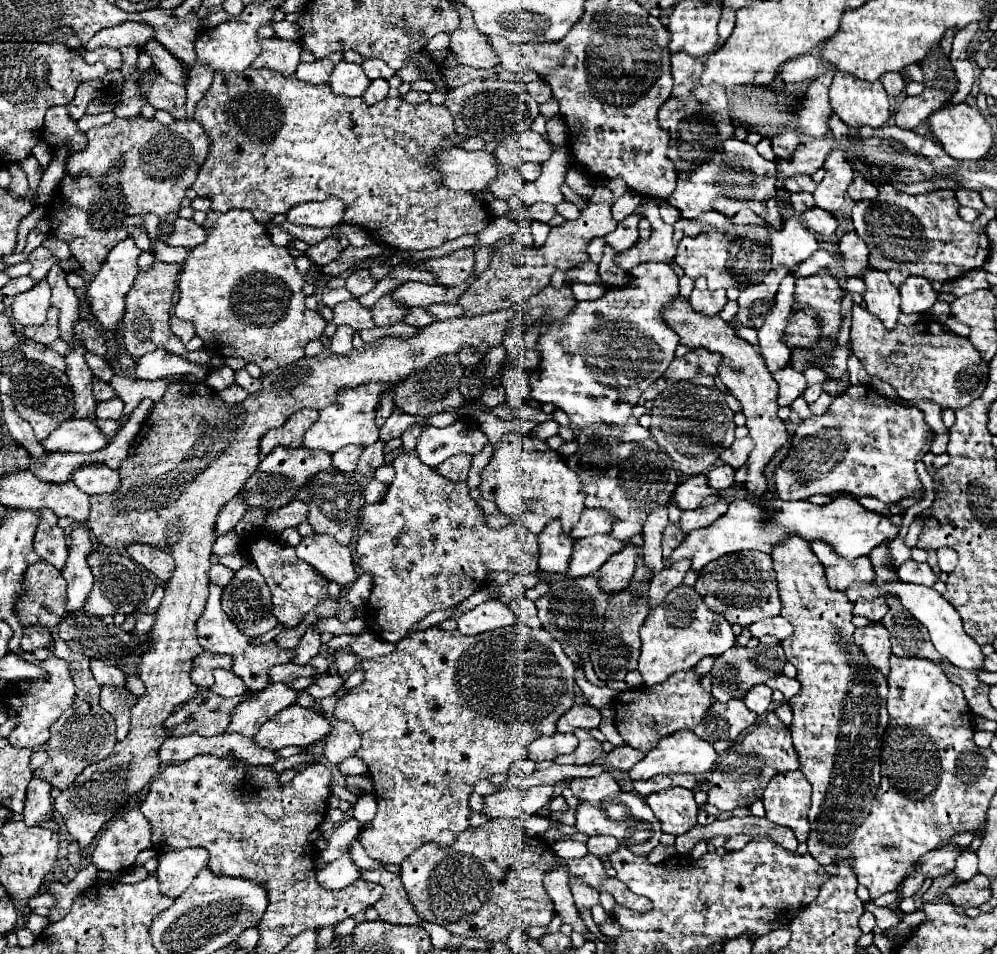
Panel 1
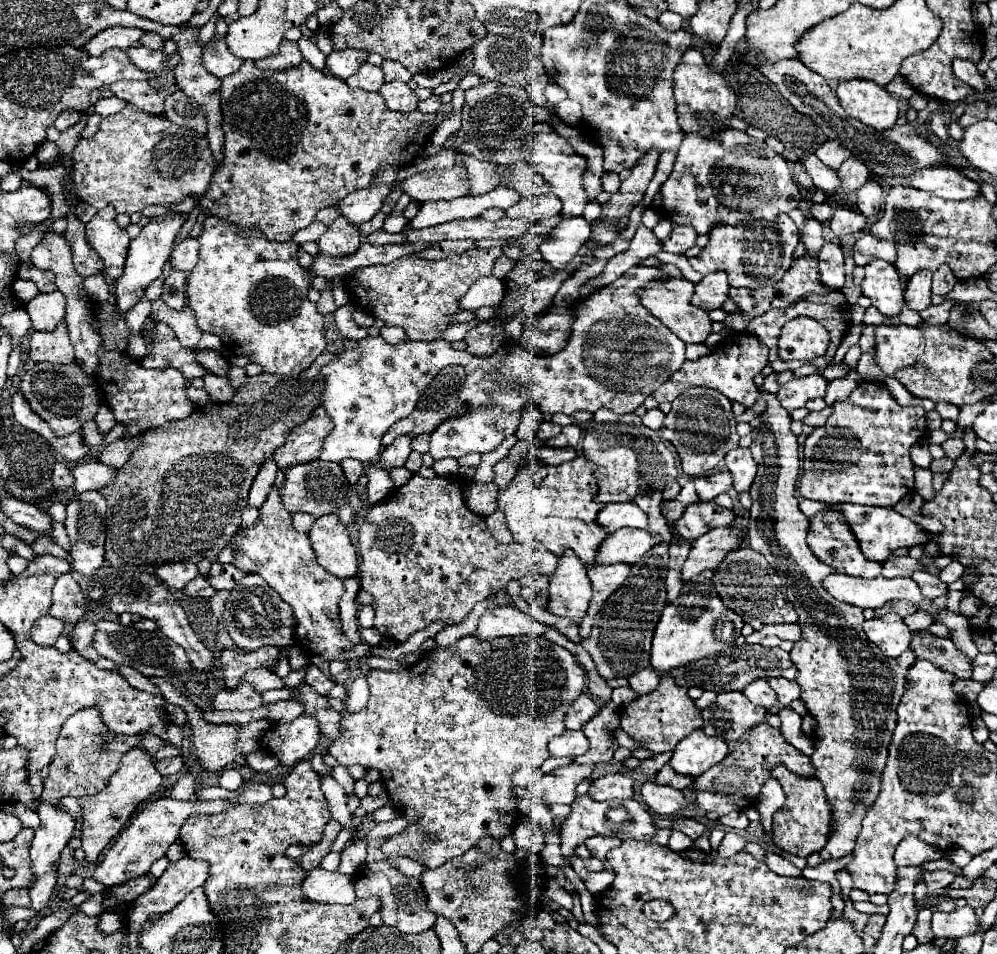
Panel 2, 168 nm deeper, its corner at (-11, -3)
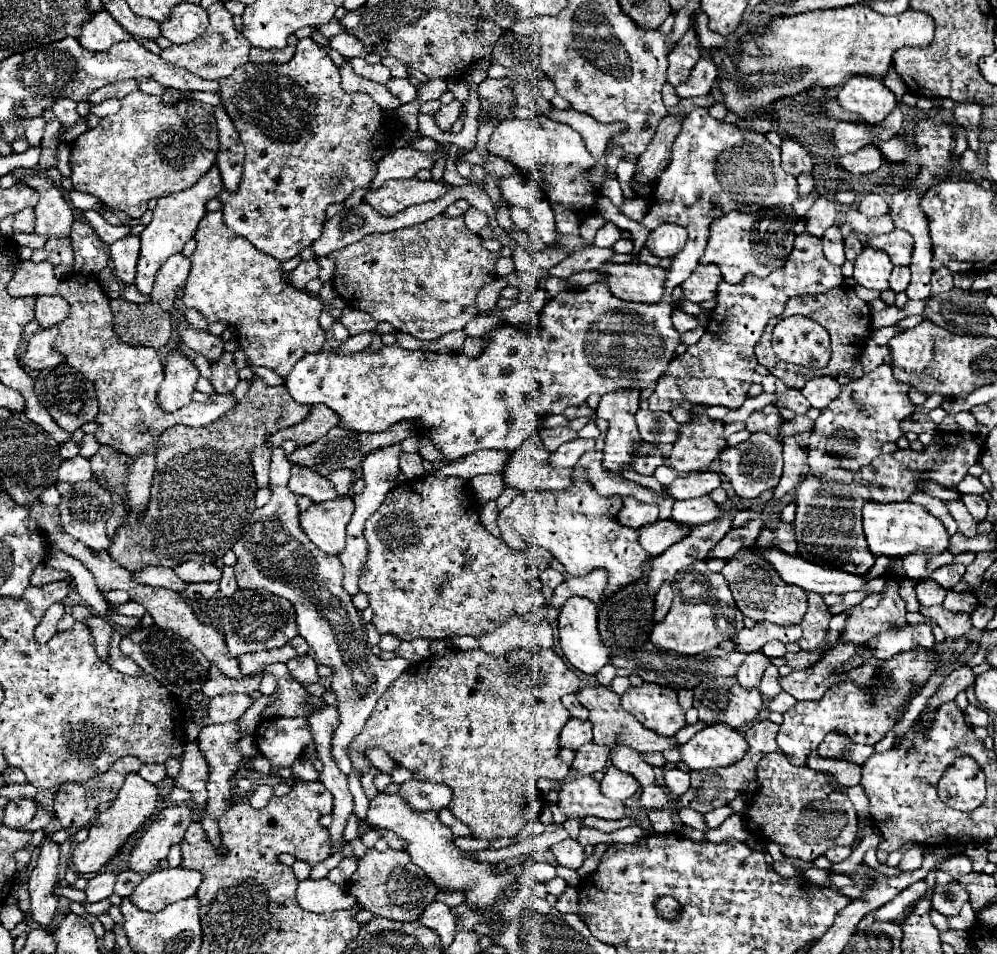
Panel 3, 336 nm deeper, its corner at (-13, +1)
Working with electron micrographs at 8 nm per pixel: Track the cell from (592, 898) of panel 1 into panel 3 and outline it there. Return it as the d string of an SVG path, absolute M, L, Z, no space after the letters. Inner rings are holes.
M571 838L551 846L549 850L553 852L560 865L573 870L577 870L586 859L584 847L579 846L577 842L571 842Z

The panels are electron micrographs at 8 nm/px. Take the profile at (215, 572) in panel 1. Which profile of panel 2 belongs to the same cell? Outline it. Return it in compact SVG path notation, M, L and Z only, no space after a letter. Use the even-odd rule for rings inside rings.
M199 576L199 578L195 578L185 590L183 590L185 594L189 594L189 596L193 596L193 598L211 598L211 596L215 596L217 594L217 590L211 590L211 586L209 586L209 582L207 582L207 578L203 578L203 576Z

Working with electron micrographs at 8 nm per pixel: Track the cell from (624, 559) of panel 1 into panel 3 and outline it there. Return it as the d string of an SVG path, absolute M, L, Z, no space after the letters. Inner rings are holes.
M593 570L587 576L567 576L563 584L553 590L553 598L549 602L551 608L561 608L571 596L585 596L595 604L601 604L603 592L607 586L607 572Z

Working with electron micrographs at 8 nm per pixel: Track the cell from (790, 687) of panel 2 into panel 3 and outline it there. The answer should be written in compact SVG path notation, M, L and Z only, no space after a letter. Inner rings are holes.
M769 664L769 666L765 668L765 672L763 672L761 682L759 682L759 692L761 692L761 696L765 696L765 698L775 698L775 696L781 692L781 686L779 686L777 678L779 678L777 666Z

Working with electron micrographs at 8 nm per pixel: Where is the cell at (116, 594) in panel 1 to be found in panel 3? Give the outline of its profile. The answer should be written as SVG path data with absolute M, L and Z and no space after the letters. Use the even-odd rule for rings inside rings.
M211 666L209 670L209 680L205 682L205 686L201 688L201 692L209 698L219 696L219 694L233 694L233 692L241 692L241 694L251 694L255 690L259 690L261 678L253 676L249 680L231 680L225 674L221 674L221 670L217 670L217 666Z

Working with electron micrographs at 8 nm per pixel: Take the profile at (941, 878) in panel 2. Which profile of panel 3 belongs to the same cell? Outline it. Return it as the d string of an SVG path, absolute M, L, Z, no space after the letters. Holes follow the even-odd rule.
M955 854L949 860L941 862L941 871L951 874L951 876L961 876L971 872L971 860L965 854Z

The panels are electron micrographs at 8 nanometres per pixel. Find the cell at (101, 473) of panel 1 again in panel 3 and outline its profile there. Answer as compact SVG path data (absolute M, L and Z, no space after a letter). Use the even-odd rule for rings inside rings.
M77 454L75 458L61 462L61 470L59 470L57 480L75 484L81 480L91 480L91 476L93 476L93 470L91 470L89 458L83 458L81 454Z

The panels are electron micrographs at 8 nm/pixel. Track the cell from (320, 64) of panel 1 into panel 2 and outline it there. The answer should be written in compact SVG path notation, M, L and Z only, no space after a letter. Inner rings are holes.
M341 50L341 52L331 52L325 60L325 74L333 78L347 80L363 62L367 62L367 52L363 50Z

